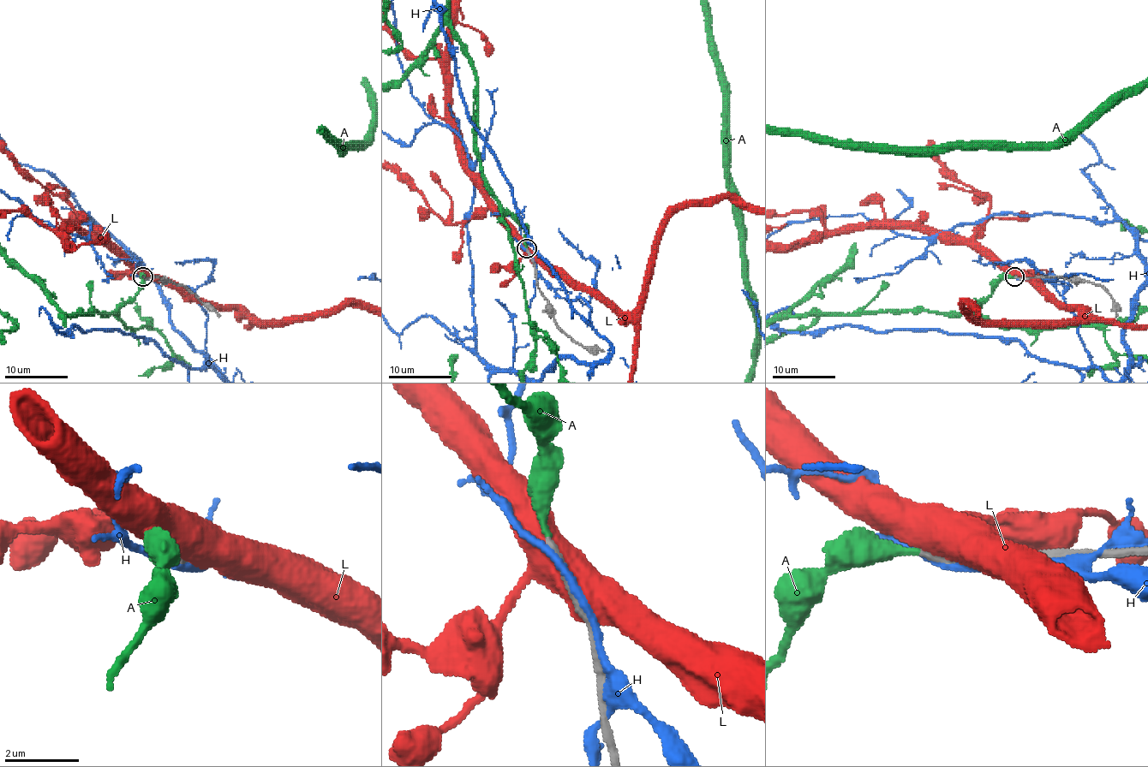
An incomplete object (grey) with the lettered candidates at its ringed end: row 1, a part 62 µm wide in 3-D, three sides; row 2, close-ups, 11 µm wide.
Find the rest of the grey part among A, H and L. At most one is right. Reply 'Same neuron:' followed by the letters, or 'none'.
Same neuron: A

